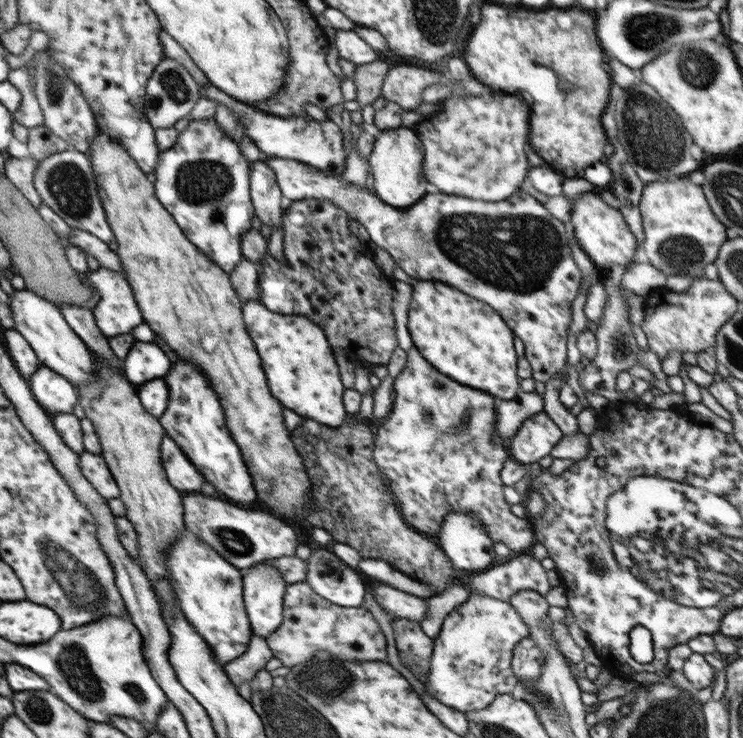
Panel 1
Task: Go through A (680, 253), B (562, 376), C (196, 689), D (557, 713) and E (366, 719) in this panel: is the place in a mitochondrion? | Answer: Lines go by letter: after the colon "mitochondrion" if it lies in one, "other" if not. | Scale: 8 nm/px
A: mitochondrion
B: other
C: other
D: mitochondrion
E: other

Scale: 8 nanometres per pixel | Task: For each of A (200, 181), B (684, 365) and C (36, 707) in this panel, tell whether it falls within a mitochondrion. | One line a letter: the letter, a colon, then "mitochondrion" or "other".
A: mitochondrion
B: other
C: mitochondrion

